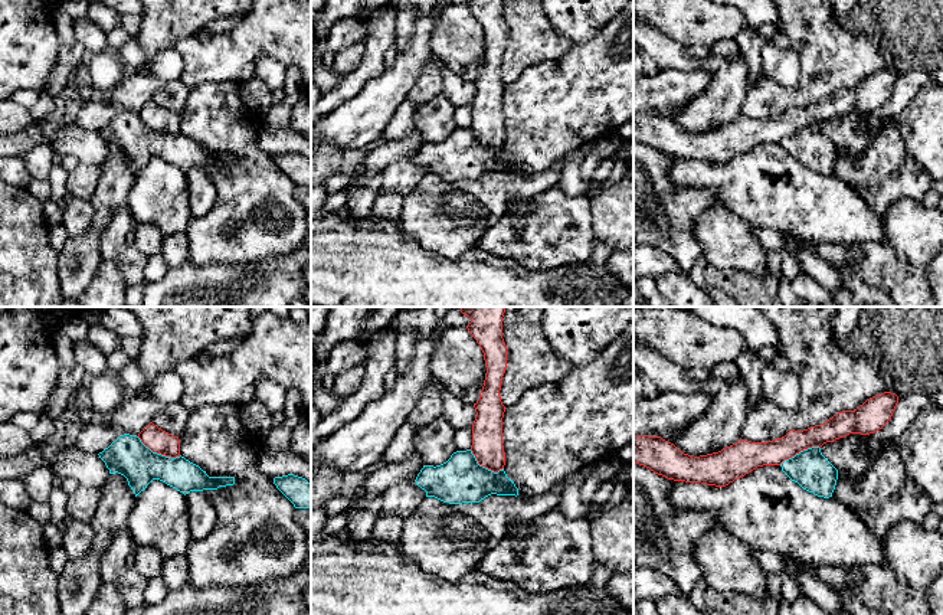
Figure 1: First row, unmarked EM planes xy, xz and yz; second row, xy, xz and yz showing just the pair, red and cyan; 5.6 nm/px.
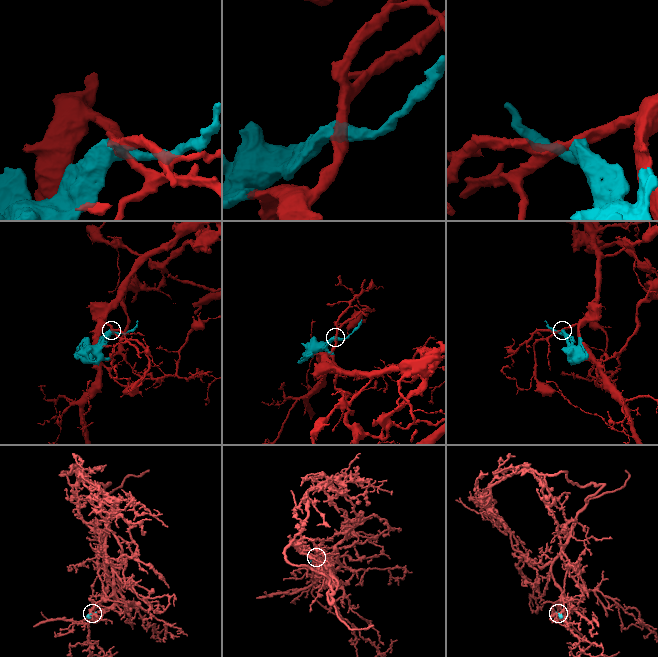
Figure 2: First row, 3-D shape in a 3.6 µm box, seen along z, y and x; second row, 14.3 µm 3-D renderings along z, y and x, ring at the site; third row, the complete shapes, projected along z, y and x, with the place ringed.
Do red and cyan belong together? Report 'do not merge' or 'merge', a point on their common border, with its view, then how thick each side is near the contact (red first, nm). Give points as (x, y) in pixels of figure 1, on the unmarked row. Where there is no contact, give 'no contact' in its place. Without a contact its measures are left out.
merge; meets red in xy at (159, 130); 130 nm thick on the red side, 220 nm on the other

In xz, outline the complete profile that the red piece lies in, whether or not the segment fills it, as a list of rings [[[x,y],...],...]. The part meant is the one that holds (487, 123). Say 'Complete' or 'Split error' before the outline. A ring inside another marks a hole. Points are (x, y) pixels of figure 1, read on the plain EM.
Complete. [[[469,0],[468,9],[479,22],[485,37],[485,58],[479,76],[474,81],[477,94],[472,101],[471,128],[479,143],[498,150],[505,143],[502,122],[501,58],[507,45],[507,23],[502,16],[502,0]]]

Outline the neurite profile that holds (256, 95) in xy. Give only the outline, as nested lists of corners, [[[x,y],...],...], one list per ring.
[[[256,76],[239,84],[239,94],[249,111],[259,118],[274,105],[272,91]]]

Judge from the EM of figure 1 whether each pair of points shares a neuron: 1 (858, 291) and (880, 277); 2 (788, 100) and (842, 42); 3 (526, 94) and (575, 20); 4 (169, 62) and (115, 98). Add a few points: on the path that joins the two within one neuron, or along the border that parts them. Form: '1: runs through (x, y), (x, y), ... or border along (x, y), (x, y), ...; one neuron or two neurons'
1: border along (858, 251), (857, 274), (865, 283), (884, 291); two neurons
2: runs through (805, 92), (824, 78), (824, 69), (831, 59); one neuron
3: border along (602, 28), (588, 41), (572, 45); two neurons
4: runs through (156, 75), (128, 95); one neuron

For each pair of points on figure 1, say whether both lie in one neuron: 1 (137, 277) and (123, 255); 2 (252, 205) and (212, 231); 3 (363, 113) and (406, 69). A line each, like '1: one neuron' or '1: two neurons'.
1: one neuron
2: one neuron
3: one neuron

